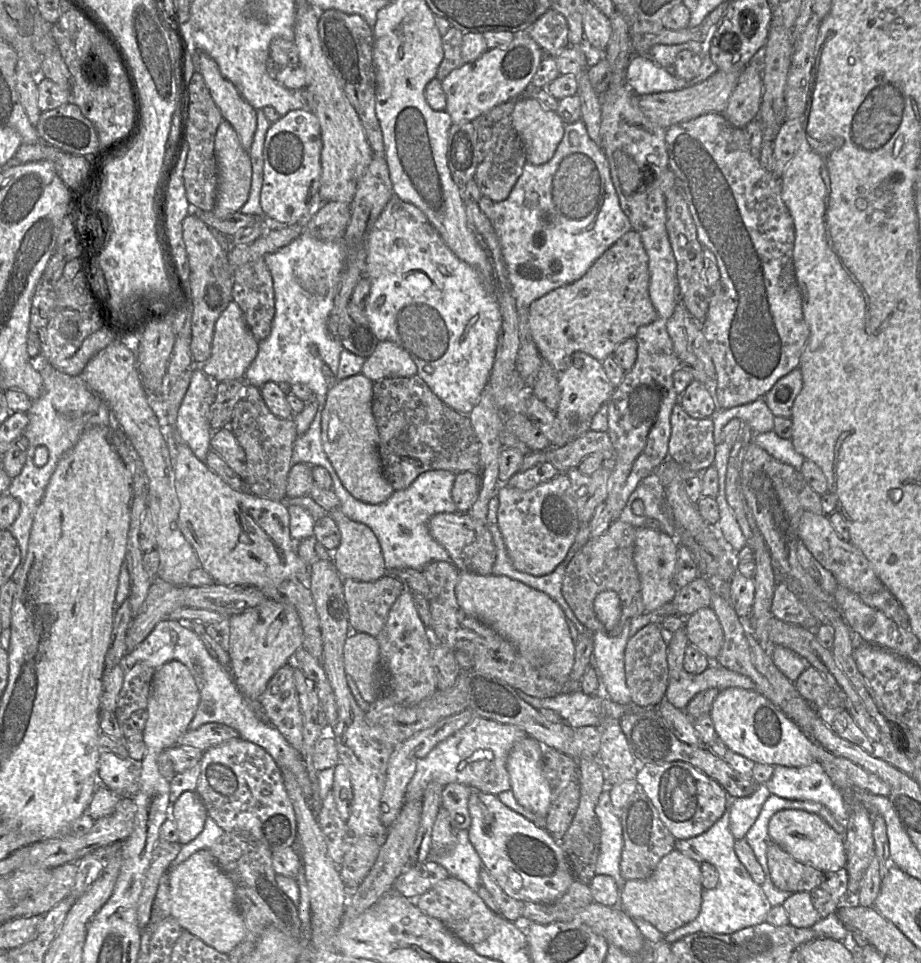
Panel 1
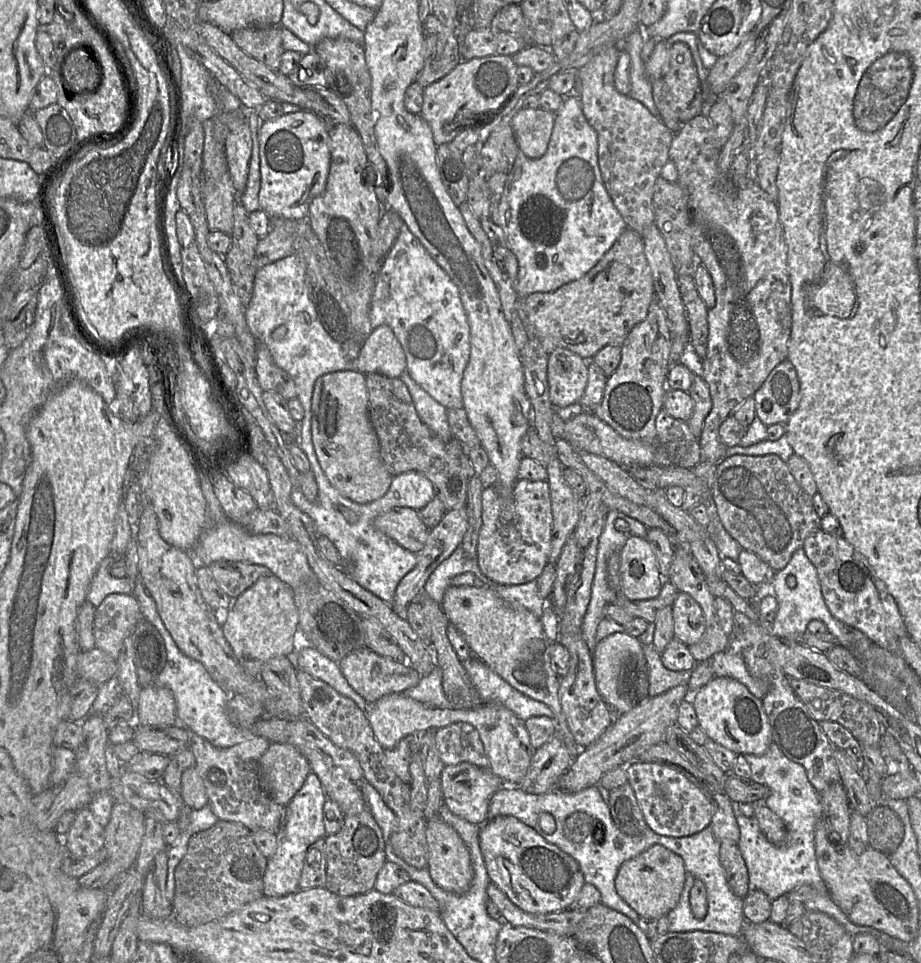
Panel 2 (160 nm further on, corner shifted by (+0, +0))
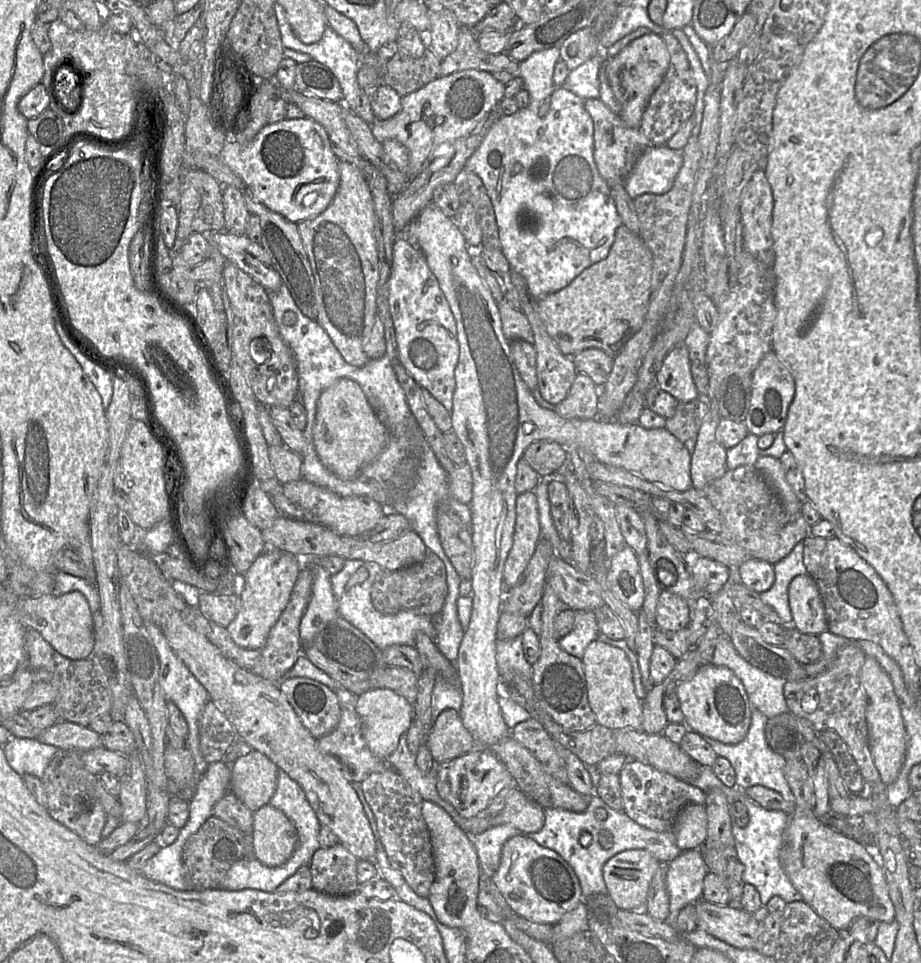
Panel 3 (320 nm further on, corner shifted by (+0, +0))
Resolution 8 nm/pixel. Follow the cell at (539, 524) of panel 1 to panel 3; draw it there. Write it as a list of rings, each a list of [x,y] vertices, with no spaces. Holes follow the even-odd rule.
[[[534,491],[521,493],[516,499],[513,546],[503,569],[503,580],[510,587],[520,580],[541,538],[537,496]]]

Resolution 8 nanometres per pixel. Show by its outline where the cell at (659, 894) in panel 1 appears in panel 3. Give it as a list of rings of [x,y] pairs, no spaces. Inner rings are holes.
[[[626,850],[603,866],[608,895],[618,909],[642,910],[651,880],[663,864],[646,850]]]

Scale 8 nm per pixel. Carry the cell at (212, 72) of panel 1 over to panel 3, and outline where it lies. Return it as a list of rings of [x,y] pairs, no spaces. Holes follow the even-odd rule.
[[[232,186],[223,187],[223,208],[225,230],[232,234],[245,234],[250,213],[243,191]]]

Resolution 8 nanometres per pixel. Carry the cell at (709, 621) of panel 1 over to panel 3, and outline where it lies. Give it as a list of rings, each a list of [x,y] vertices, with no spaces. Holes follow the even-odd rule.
[[[661,591],[655,613],[657,627],[670,631],[685,629],[690,621],[690,606],[681,596]]]

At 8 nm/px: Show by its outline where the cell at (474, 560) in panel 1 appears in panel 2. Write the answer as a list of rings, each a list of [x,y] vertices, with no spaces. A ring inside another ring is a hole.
[[[408,507],[394,508],[379,515],[373,525],[413,553],[423,549],[430,531],[421,520],[419,510]]]

